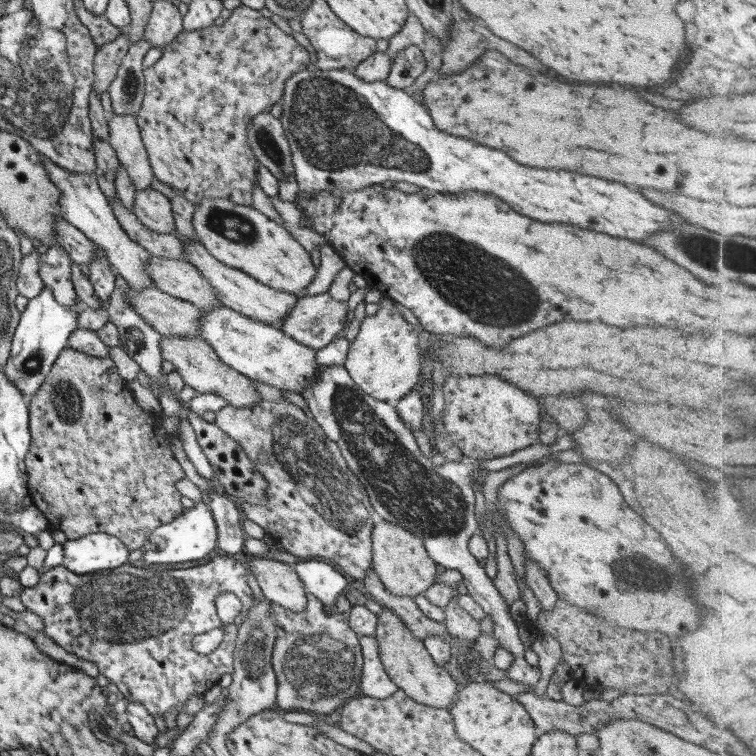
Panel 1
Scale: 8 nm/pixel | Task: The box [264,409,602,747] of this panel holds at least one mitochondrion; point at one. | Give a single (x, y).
(318, 669)

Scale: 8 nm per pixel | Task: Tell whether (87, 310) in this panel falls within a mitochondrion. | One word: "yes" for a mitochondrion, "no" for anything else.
no

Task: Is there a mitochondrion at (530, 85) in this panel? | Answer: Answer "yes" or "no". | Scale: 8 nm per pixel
no

